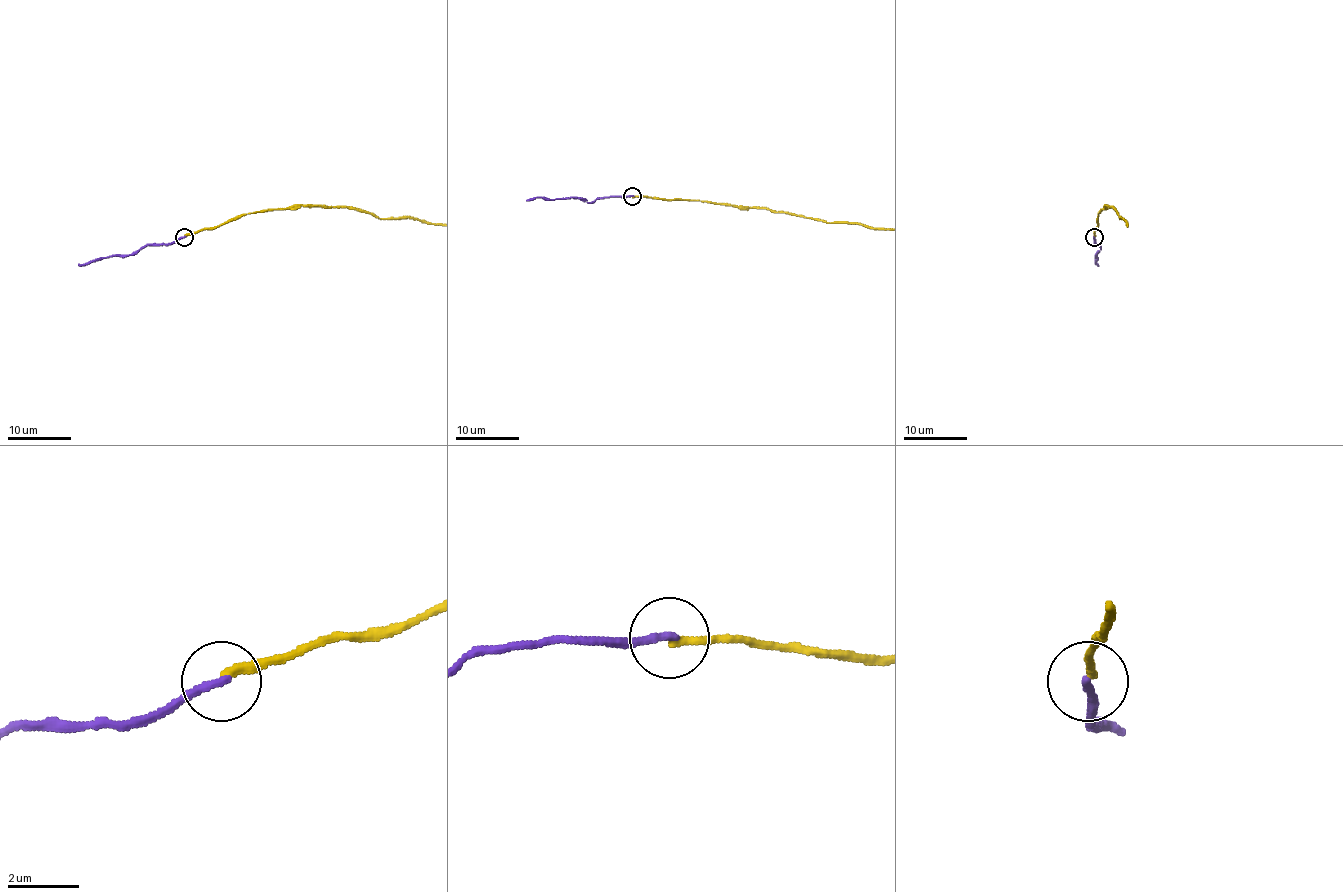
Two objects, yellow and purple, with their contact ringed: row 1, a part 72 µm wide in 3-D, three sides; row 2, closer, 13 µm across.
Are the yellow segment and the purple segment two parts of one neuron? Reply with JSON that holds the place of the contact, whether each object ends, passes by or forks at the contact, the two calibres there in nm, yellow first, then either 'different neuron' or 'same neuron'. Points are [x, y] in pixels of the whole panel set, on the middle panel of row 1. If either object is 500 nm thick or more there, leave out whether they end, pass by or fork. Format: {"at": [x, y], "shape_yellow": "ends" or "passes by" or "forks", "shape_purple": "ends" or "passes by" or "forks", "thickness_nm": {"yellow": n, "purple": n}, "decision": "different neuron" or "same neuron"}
{"at": [632, 196], "shape_yellow": "ends", "shape_purple": "ends", "thickness_nm": {"yellow": 240, "purple": 240}, "decision": "different neuron"}

